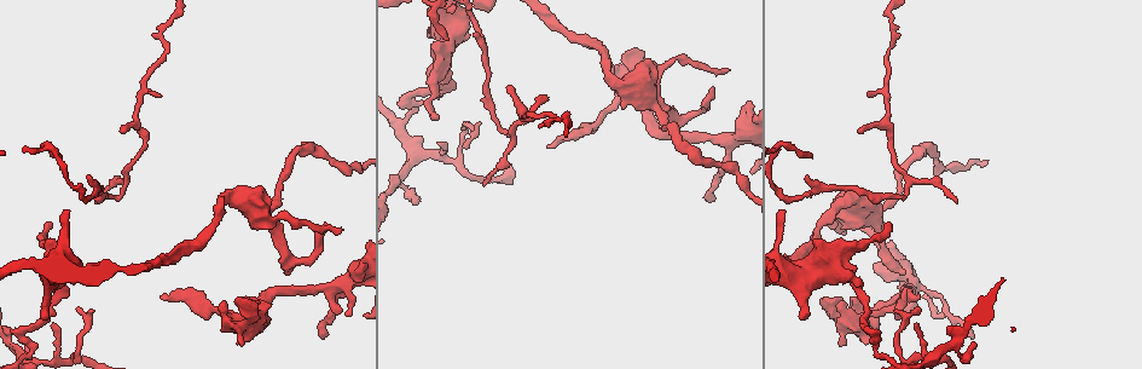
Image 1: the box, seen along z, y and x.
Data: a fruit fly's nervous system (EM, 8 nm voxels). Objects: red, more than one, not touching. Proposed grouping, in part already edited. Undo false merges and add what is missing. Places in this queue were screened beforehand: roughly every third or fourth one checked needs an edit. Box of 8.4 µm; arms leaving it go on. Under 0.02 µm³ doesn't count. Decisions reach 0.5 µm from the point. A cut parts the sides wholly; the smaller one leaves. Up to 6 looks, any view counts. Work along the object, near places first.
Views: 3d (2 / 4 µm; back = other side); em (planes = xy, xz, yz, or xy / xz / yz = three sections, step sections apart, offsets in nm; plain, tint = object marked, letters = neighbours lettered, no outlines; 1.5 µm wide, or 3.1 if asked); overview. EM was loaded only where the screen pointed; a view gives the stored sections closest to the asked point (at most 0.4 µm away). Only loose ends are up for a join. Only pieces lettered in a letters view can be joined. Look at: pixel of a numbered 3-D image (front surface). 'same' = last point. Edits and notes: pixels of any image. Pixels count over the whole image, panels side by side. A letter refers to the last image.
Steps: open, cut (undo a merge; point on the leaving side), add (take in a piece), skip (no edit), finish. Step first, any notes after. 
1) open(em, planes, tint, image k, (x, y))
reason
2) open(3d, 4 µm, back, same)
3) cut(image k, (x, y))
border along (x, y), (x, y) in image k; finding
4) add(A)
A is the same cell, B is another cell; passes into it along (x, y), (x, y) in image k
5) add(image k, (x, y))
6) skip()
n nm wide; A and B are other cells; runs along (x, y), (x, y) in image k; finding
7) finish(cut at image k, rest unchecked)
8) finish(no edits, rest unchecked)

open(em, xy, step 8, tint, image 1, (30, 349))
a narrow waist

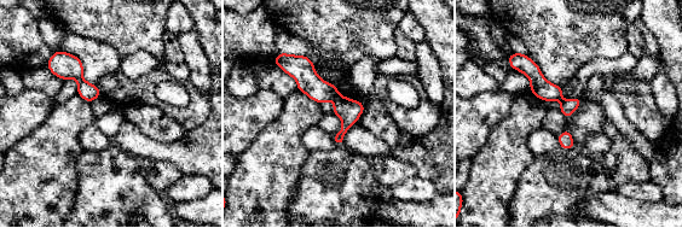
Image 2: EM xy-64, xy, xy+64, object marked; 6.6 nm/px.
open(em, xy, step 8, letters, same)

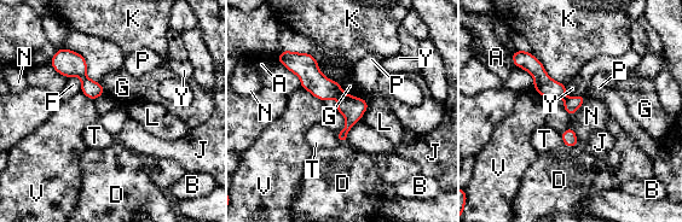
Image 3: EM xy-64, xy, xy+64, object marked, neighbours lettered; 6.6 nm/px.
cut(image 3, (352, 107))
A, B, D, F, G, J, K, L, N, P, T, V and Y are other cells; border along (342, 92), (336, 99) in image 3; two cells meet here

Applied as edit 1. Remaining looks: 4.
open(3d, 2 µm, image 1, (957, 203))
thin end

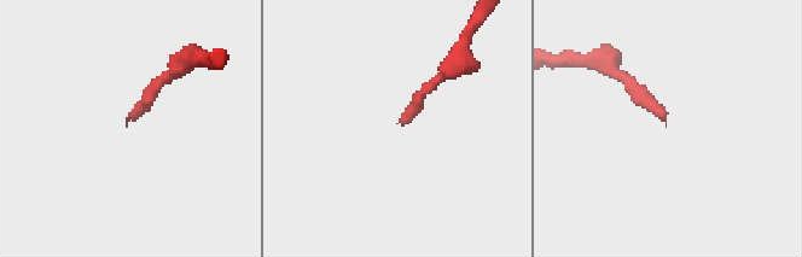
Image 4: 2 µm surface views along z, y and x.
open(em, yz, step 4, tint, image 4, (126, 122))

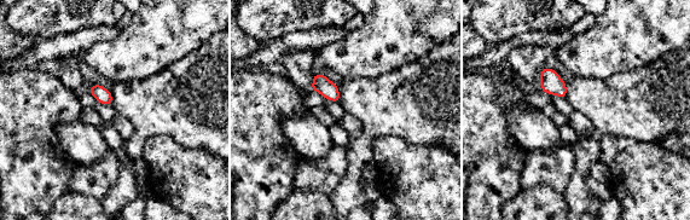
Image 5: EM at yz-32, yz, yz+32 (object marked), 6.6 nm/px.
open(em, planes, letters, same)

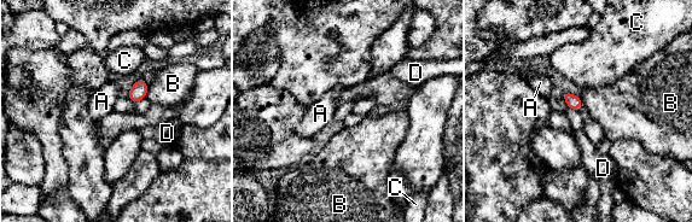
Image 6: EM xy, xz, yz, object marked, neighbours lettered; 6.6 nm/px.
skip()
100 nm wide; A, B, C and D are other cells; border along (147, 86), (145, 97) in image 6; no lettered piece goes on from it

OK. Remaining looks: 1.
finish(cut at image 3, rest unchecked)

